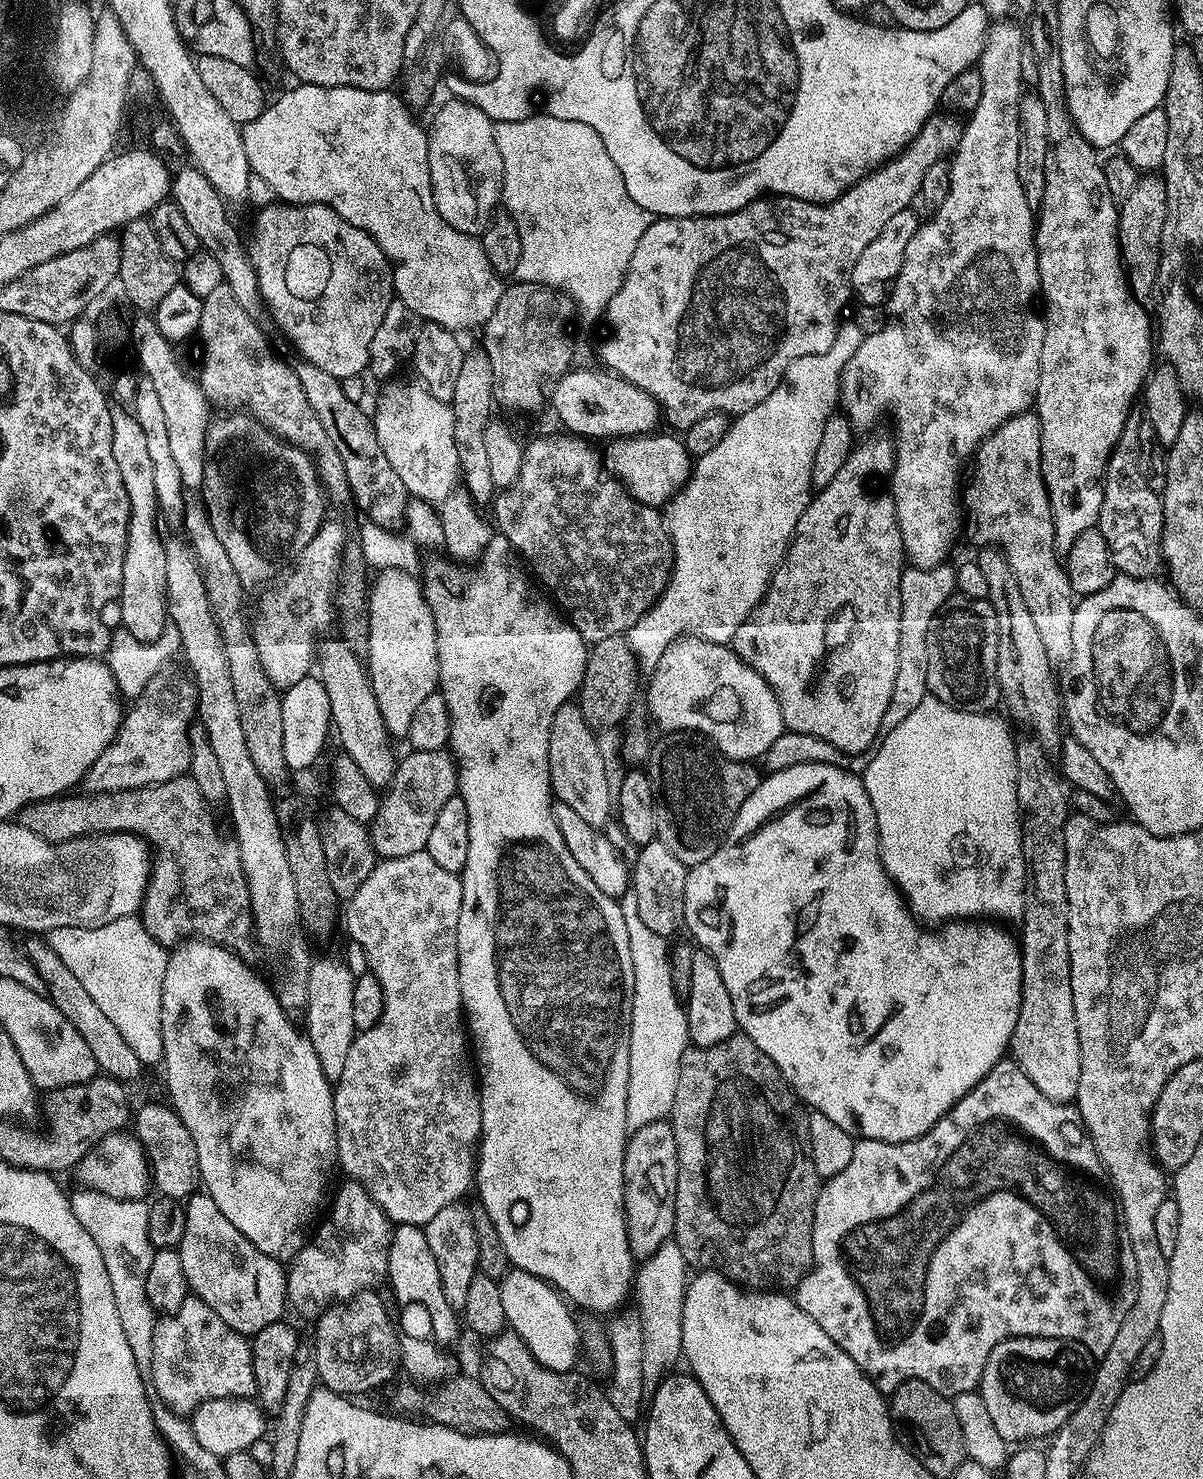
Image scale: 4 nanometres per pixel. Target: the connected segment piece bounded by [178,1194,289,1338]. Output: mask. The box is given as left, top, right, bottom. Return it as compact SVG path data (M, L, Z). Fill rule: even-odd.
M207 1194L189 1196L184 1210L186 1230L178 1249L182 1270L186 1270L189 1289L199 1296L226 1326L249 1338L270 1322L285 1319L288 1302L288 1273L281 1261L262 1254L218 1210L218 1202Z

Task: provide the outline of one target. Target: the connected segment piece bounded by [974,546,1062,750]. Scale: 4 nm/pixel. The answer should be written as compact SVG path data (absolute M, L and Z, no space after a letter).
M984 546L979 549L980 556L974 562L982 566L982 574L986 574L986 583L989 584L988 600L994 606L994 614L998 614L998 682L1003 707L1008 707L1008 712L1016 720L1021 720L1029 728L1037 744L1046 749L1056 750L1060 747L1062 733L1060 733L1060 720L1062 724L1062 690L1056 686L1054 666L1050 658L1046 658L1046 646L1042 646L1042 634L1038 634L1034 626L1034 618L1026 607L1022 598L1022 590L1018 590L1018 578L1014 578L1014 570L1008 564L1003 552L995 546Z

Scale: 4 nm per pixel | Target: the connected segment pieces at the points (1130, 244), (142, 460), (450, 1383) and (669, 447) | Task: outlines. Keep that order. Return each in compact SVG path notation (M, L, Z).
M1156 174L1139 177L1134 190L1125 200L1119 201L1118 238L1120 239L1120 258L1124 261L1124 271L1128 286L1133 293L1141 294L1156 284L1162 261L1162 230L1166 226L1166 186Z
M113 411L114 426L113 453L125 483L126 494L131 506L130 526L128 527L125 565L122 572L122 586L118 597L120 604L121 625L136 640L144 644L158 641L168 625L167 607L168 591L166 590L167 563L163 537L158 534L159 507L155 489L154 469L151 455L147 450L146 434L134 416L127 411Z
M453 1374L447 1380L433 1383L431 1386L421 1386L416 1382L398 1385L392 1392L392 1404L397 1408L393 1409L400 1414L419 1414L425 1421L453 1428L467 1436L493 1436L509 1431L508 1412L502 1410L502 1406L498 1406L494 1398L490 1398L490 1394L484 1389L484 1383L475 1375L460 1375Z
M641 434L639 436L621 436L612 438L607 441L608 449L602 452L602 463L609 473L615 479L623 484L628 494L635 498L640 504L645 504L654 509L667 505L672 499L673 494L686 483L689 474L694 467L693 457L688 455L688 451L684 449L683 439L672 436L660 436L661 434Z

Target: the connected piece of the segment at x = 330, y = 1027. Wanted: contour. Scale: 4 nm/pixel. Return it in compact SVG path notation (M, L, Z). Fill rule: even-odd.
M317 955L308 971L308 1006L302 1013L303 1031L310 1046L314 1046L314 1054L318 1054L318 1062L322 1065L322 1074L333 1082L342 1078L342 1069L346 1067L346 1057L350 1054L350 1046L354 1042L357 1030L354 1026L354 982L357 976L348 969L347 963L336 956Z

